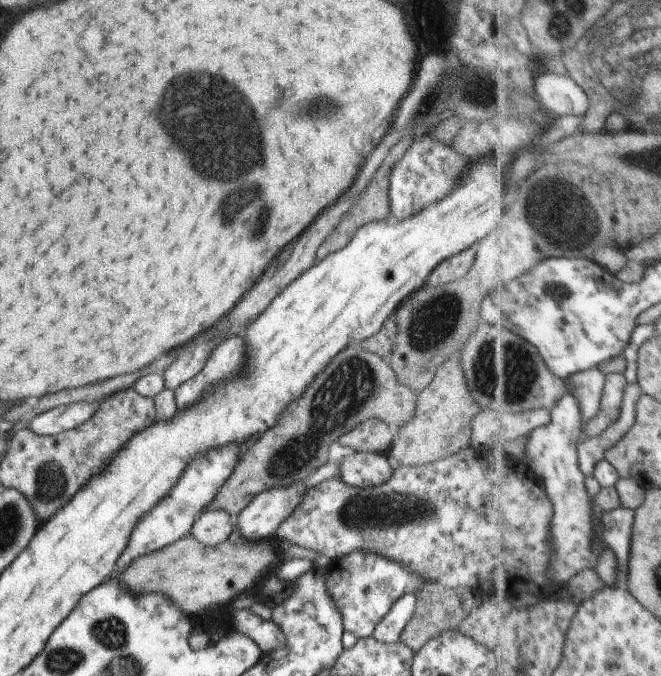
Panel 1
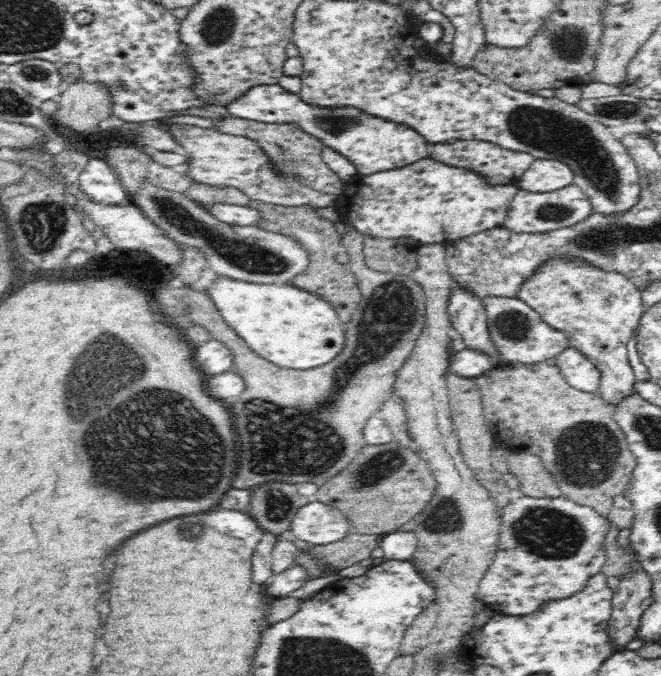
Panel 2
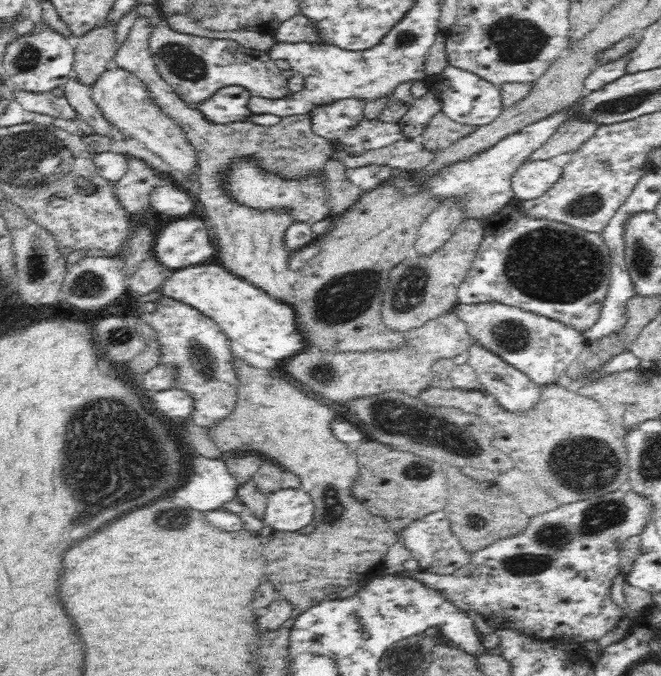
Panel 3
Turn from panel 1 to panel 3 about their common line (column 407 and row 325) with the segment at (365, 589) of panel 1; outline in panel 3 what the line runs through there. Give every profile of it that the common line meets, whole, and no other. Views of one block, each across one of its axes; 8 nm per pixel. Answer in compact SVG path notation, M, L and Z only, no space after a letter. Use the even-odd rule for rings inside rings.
M514 202L509 203L500 213L492 214L483 221L486 231L484 240L480 244L476 252L476 258L472 261L471 267L466 274L466 278L461 282L458 288L458 300L462 304L478 304L483 302L499 302L505 305L522 307L525 311L533 312L534 314L541 314L548 318L553 318L571 326L578 332L585 333L590 327L594 326L600 318L603 307L604 298L609 288L611 277L610 253L608 246L602 240L601 233L591 233L583 231L562 222L546 220L542 218L530 218L520 211L520 206Z

